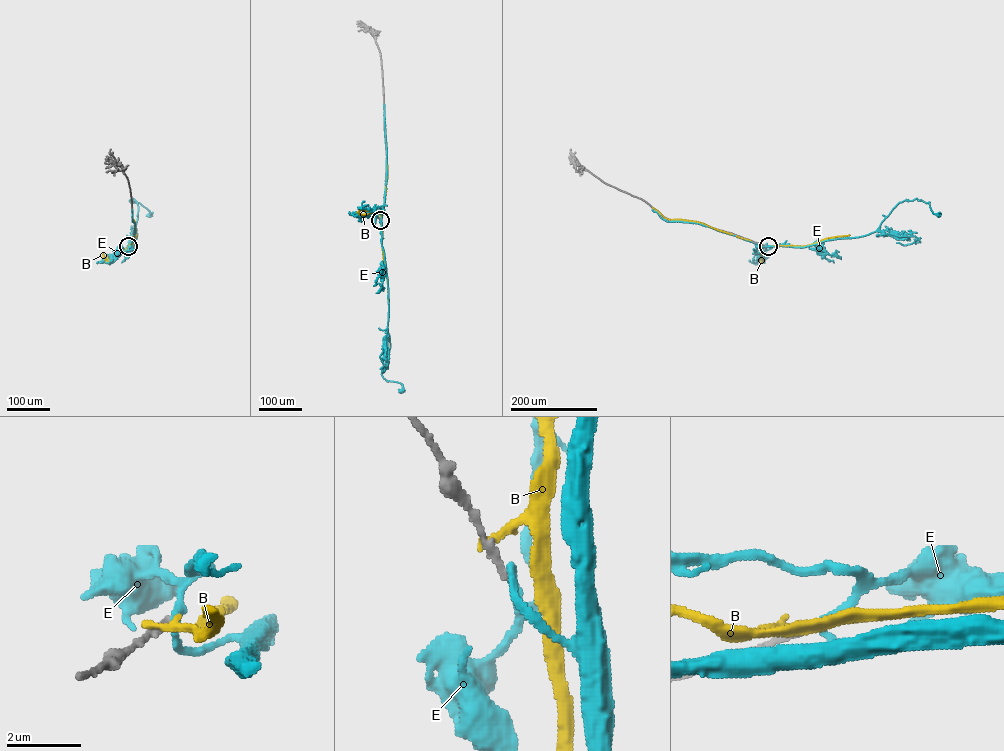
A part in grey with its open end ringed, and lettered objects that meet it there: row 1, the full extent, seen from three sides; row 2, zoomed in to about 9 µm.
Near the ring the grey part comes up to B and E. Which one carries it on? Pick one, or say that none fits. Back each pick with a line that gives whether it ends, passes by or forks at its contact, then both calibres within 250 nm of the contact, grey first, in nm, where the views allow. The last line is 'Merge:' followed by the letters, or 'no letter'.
Merge: no letter

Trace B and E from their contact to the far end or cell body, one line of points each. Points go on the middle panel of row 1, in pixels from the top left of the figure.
B: (380, 220), (387, 174), (384, 104)
E: (380, 220), (387, 279), (390, 347), (381, 374), (386, 380), (401, 383), (400, 391)

